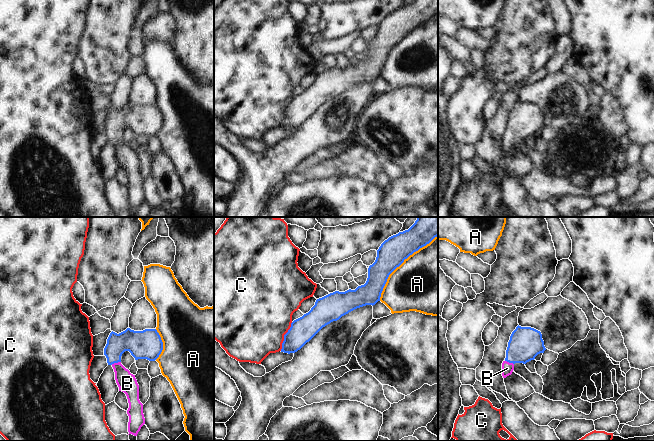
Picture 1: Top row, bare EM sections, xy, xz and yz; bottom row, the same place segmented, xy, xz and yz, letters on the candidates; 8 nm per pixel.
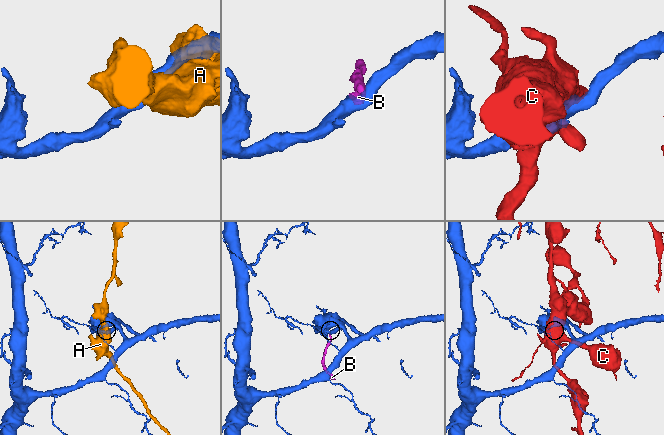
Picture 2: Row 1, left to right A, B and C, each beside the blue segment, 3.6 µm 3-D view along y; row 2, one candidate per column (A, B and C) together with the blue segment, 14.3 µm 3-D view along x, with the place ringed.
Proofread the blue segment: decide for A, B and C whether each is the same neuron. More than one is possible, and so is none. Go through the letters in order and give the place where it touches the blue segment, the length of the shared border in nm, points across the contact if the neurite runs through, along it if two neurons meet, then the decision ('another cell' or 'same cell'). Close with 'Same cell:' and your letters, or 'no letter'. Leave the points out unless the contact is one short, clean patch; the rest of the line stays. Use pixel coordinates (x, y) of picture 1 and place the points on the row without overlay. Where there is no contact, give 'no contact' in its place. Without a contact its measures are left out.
A: meets blue in xz at (400, 40); contact 700 nm long; another cell
B: meets blue in xy at (115, 138); contact 80 nm long; runs through xy (141, 121), (125, 121), (115, 138), (127, 159); same cell
C: meets blue in xz at (284, 112); contact 260 nm long; another cell
Same cell: B

